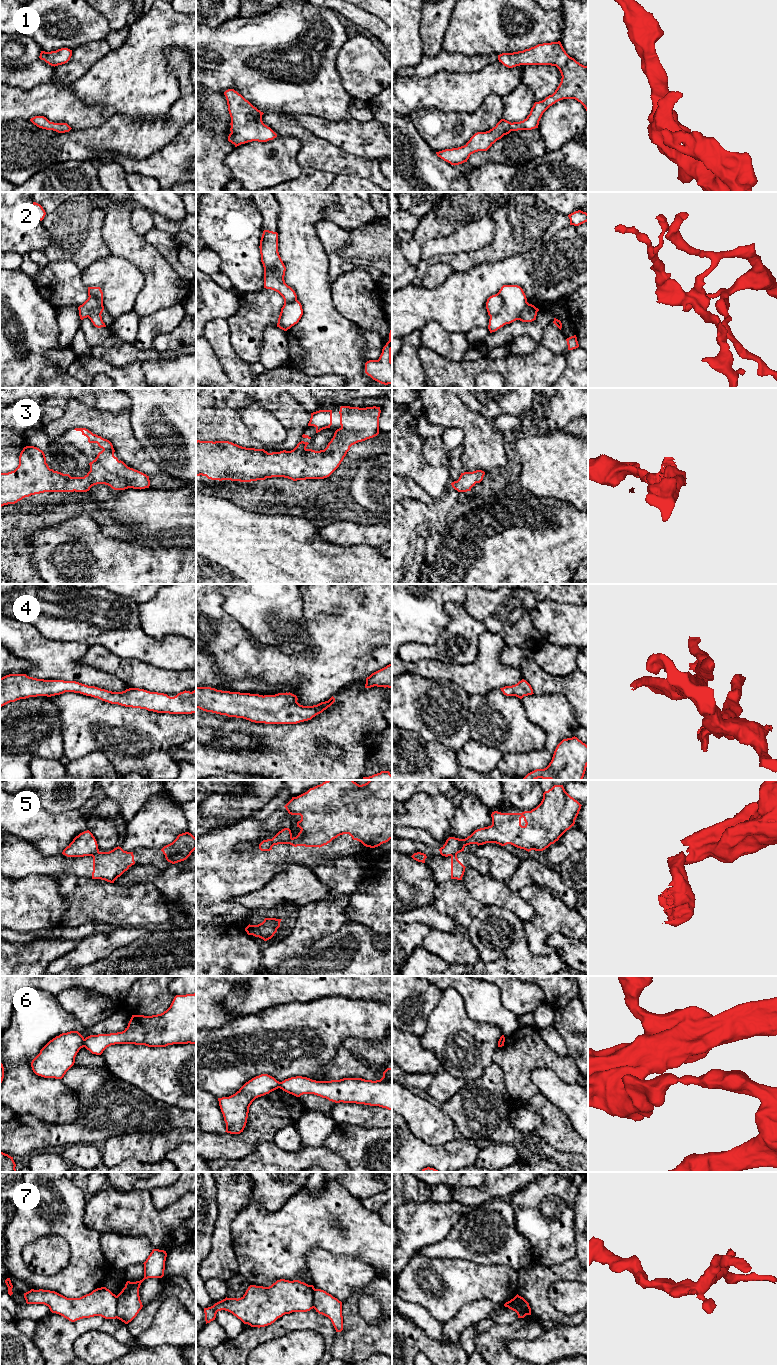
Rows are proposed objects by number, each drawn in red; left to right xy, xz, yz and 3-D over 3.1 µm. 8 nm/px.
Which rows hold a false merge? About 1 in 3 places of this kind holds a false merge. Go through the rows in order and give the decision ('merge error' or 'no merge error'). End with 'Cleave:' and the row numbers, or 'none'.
1: no merge error
2: merge error
3: no merge error
4: no merge error
5: merge error
6: merge error
7: merge error
Cleave: 2, 5, 6, 7

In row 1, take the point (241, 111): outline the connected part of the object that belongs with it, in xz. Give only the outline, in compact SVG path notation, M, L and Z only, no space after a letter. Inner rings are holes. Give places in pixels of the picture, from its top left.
M234 89L224 92L231 117L228 141L235 147L252 141L267 142L277 134L262 121L264 114Z

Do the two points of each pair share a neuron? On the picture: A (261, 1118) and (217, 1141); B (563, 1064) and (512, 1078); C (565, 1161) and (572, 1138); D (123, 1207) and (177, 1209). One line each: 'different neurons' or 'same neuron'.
A: same neuron
B: same neuron
C: different neurons
D: same neuron

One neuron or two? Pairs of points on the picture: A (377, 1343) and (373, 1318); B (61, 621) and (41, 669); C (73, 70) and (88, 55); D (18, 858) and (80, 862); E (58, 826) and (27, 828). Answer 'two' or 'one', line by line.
A: two
B: two
C: one
D: one
E: one

